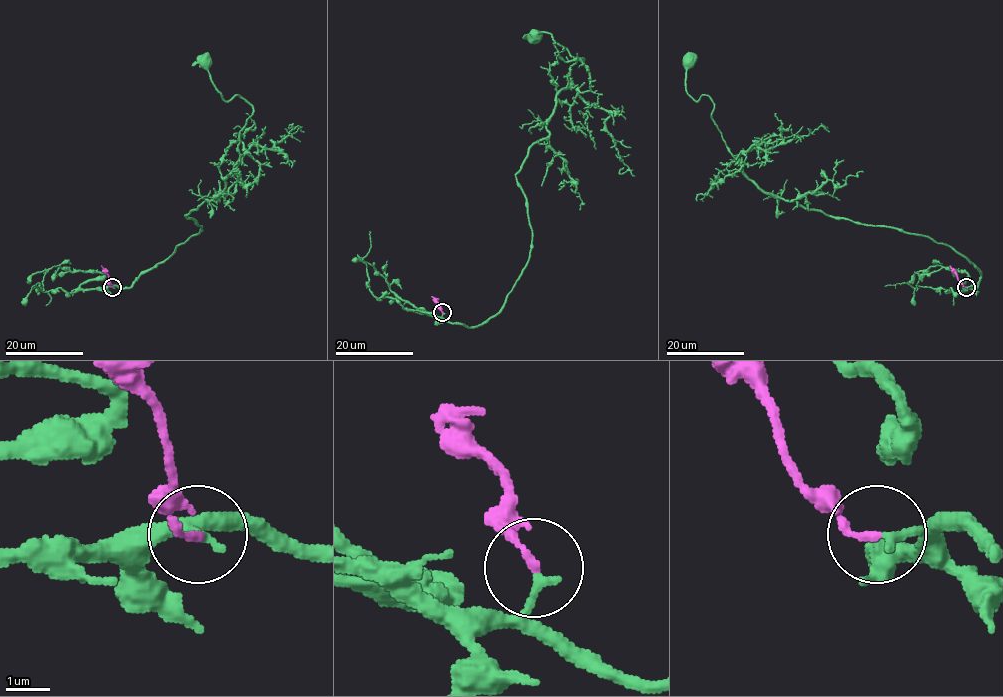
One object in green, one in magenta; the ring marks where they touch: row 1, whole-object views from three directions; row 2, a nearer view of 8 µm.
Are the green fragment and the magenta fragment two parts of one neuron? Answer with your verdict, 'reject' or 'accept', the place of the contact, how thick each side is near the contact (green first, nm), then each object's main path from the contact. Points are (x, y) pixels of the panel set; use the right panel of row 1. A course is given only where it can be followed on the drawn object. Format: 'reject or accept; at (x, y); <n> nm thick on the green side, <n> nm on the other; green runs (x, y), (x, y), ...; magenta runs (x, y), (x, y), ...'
accept; at (966, 287); 200 nm thick on the green side, 180 nm on the other; green runs (967, 286), (977, 286), (976, 268), (927, 235), (763, 192), (729, 150), (713, 101), (687, 93), (691, 65); magenta runs (966, 286), (950, 266)

